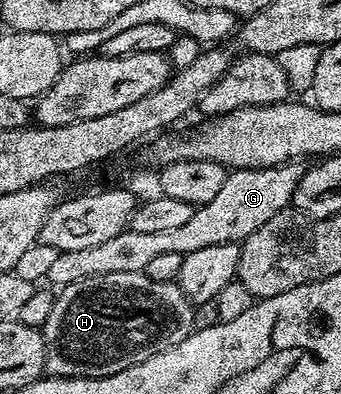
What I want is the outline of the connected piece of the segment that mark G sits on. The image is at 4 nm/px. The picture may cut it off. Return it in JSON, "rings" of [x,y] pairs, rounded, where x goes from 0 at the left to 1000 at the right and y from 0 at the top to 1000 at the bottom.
{"rings":[[[889,406],[842,409],[824,419],[795,419],[777,429],[680,429],[663,464],[651,464],[651,485],[616,505],[616,515],[572,523],[557,546],[557,566],[519,576],[501,586],[475,586],[457,594],[393,586],[384,576],[361,581],[334,607],[311,607],[311,617],[287,617],[279,627],[249,627],[229,637],[176,642],[158,657],[135,706],[138,721],[152,728],[185,728],[205,718],[240,718],[240,708],[264,708],[287,698],[358,698],[361,693],[416,693],[428,668],[443,668],[460,647],[510,647],[513,642],[554,642],[584,637],[592,627],[628,627],[628,617],[701,617],[718,612],[768,566],[804,556],[815,536],[856,520],[856,497],[886,454],[897,426]]]}

